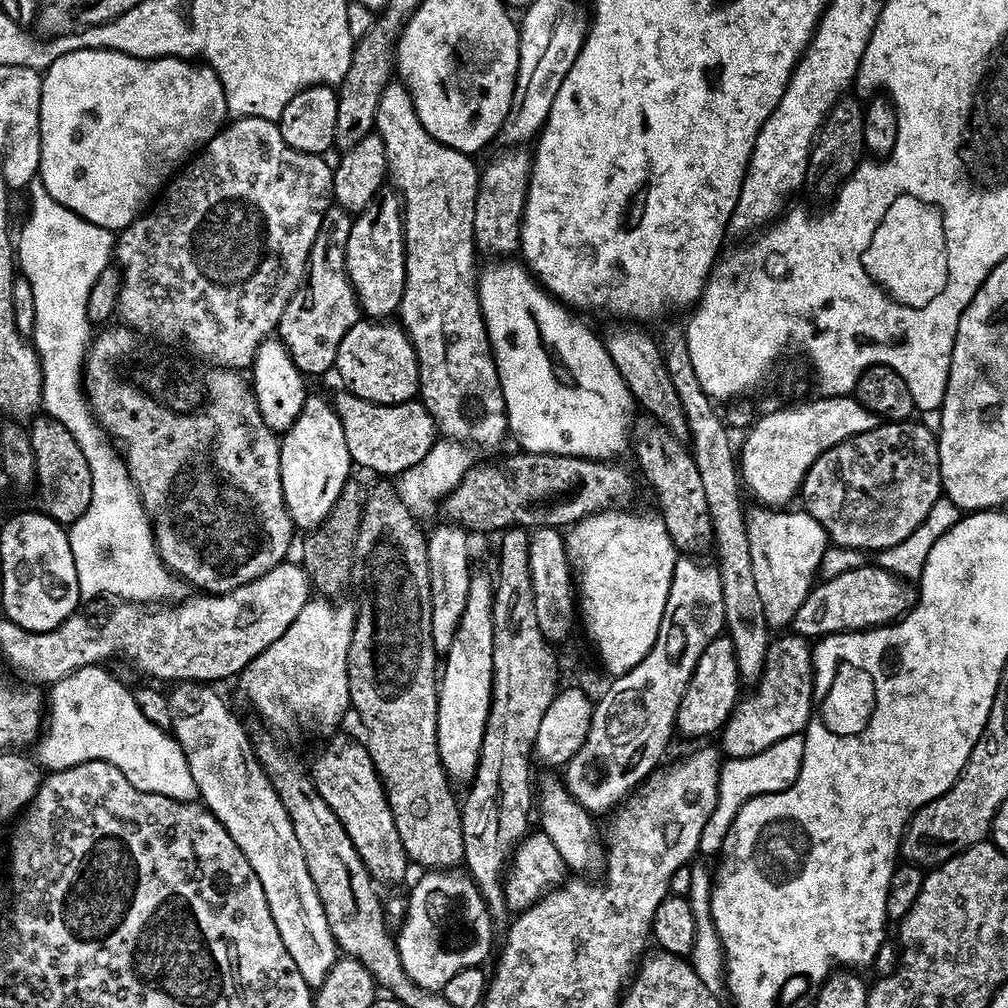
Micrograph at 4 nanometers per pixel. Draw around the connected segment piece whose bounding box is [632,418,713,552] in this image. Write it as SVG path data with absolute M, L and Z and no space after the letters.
M650 418L643 419L639 419L632 428L632 454L635 454L643 476L656 492L660 502L658 512L667 533L670 534L672 544L680 552L709 545L713 535L711 516L692 452L679 437L665 427Z

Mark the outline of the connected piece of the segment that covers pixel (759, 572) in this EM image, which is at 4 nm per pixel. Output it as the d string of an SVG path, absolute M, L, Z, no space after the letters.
M772 506L756 507L760 508L749 507L746 512L755 588L762 598L769 625L773 629L787 629L794 614L798 614L798 606L806 602L809 590L814 587L816 571L824 560L824 551L830 548L830 541L823 526L806 511L791 516L788 512L775 512Z

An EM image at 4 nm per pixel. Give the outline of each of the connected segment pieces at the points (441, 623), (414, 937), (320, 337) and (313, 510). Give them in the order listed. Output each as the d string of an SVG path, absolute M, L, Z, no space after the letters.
M450 522L436 527L427 535L427 566L430 567L431 592L431 640L437 655L445 655L453 644L458 622L465 612L466 598L469 596L470 550L467 531Z
M428 870L424 877L406 896L406 911L399 925L400 934L395 937L397 951L401 956L406 974L418 987L443 990L446 982L458 974L458 970L483 965L492 952L492 927L494 921L488 912L484 896L472 877L464 870Z
M329 206L326 209L314 246L310 246L308 270L286 302L286 310L282 310L279 343L290 354L294 366L309 377L333 371L338 346L342 338L346 338L346 330L362 319L360 302L346 270L346 242L350 238L353 219L353 213L342 207Z
M316 394L309 395L302 406L302 414L298 414L294 426L290 426L280 440L284 505L297 529L311 530L328 517L338 494L342 494L344 483L350 479L348 471L353 468L335 407Z

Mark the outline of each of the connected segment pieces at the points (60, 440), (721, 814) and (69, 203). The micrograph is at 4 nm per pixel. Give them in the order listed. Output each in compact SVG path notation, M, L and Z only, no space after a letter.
M40 414L31 421L30 435L36 459L35 487L40 488L39 511L54 518L58 523L71 526L90 506L92 479L90 466L86 462L86 454L82 454L82 446L74 442L74 434L62 426L53 416Z
M799 735L782 738L782 742L774 742L774 746L753 756L725 759L720 769L720 793L714 806L714 814L710 814L706 826L702 826L700 852L719 853L740 807L752 796L781 792L789 788L795 782L796 775L800 773L803 757L804 738L803 735Z
M109 48L62 54L42 76L39 183L62 206L109 230L130 226L161 195L168 181L209 144L230 113L222 82L203 62L179 56L127 56Z

